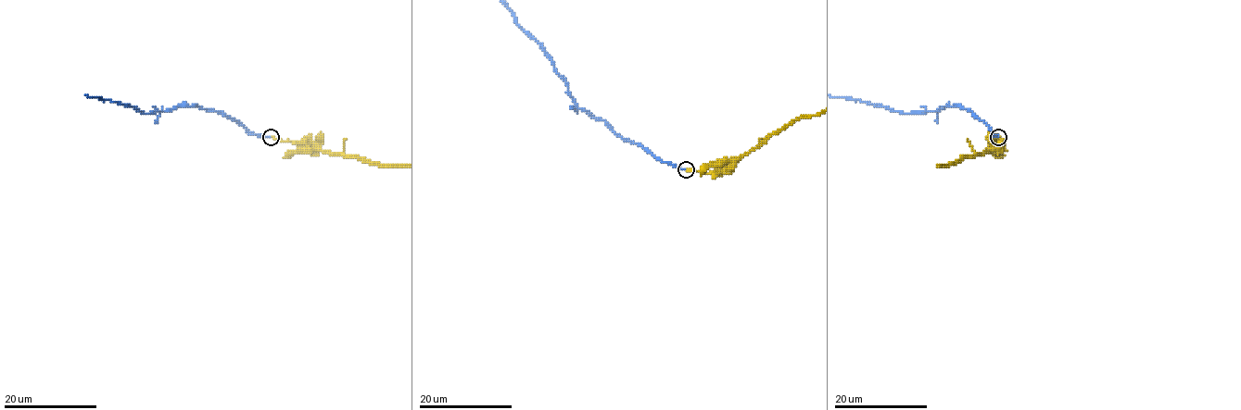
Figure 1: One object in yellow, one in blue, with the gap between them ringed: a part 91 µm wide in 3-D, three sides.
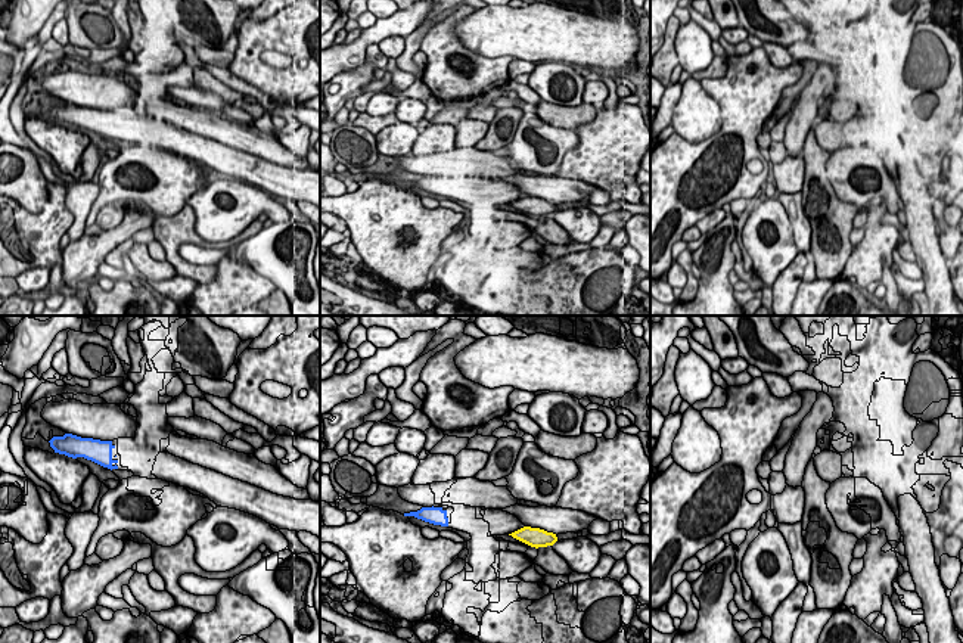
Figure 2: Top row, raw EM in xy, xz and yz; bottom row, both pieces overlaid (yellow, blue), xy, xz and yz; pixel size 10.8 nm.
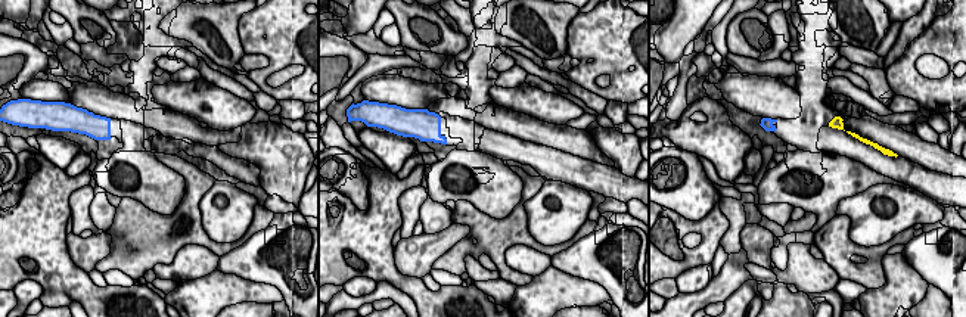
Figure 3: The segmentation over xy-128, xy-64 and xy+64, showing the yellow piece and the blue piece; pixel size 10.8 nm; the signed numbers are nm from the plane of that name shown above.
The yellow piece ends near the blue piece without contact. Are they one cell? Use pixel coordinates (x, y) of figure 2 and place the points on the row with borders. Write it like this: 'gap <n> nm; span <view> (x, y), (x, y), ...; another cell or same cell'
gap 700 nm; span xz (509, 534), (447, 525); another cell

